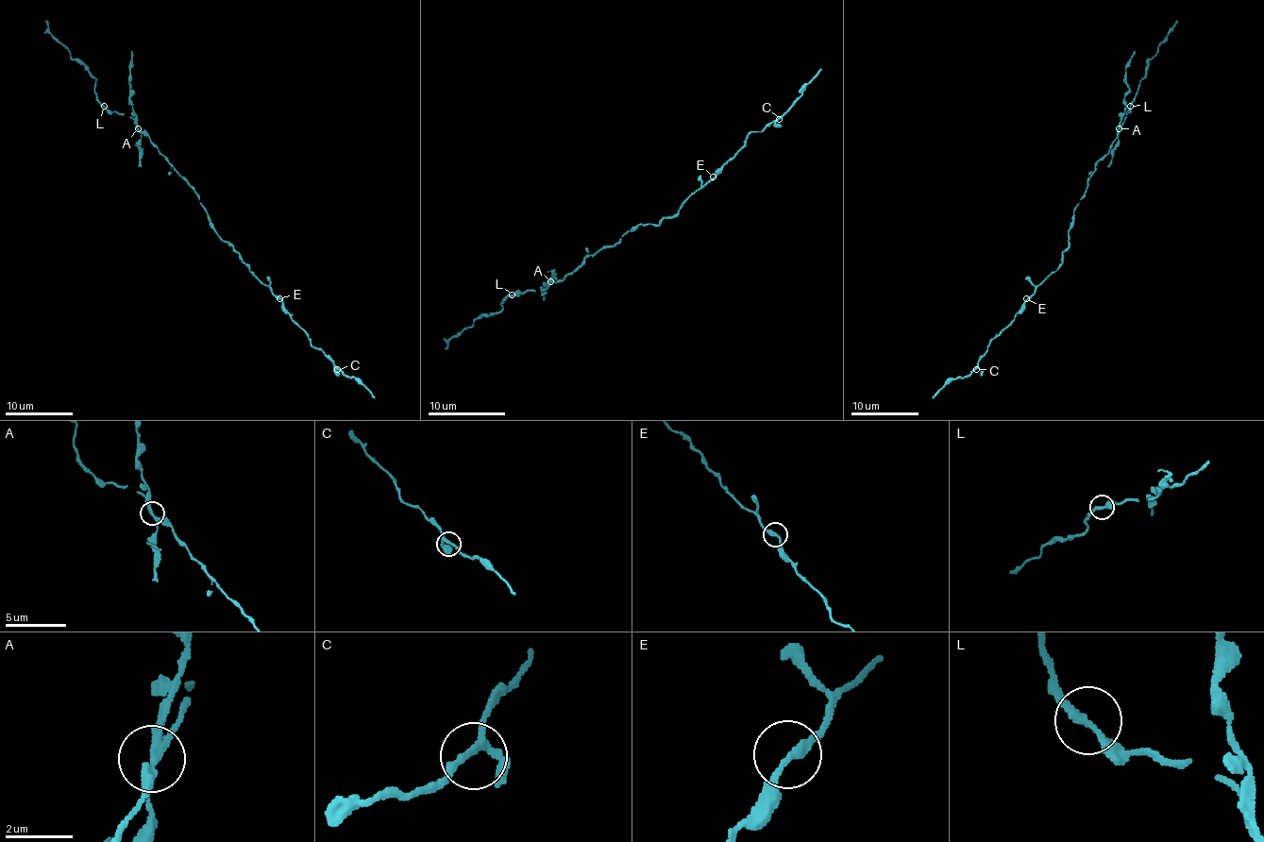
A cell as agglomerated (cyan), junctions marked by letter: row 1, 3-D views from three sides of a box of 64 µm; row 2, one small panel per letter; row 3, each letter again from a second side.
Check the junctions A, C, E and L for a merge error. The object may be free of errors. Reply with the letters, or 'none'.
A

